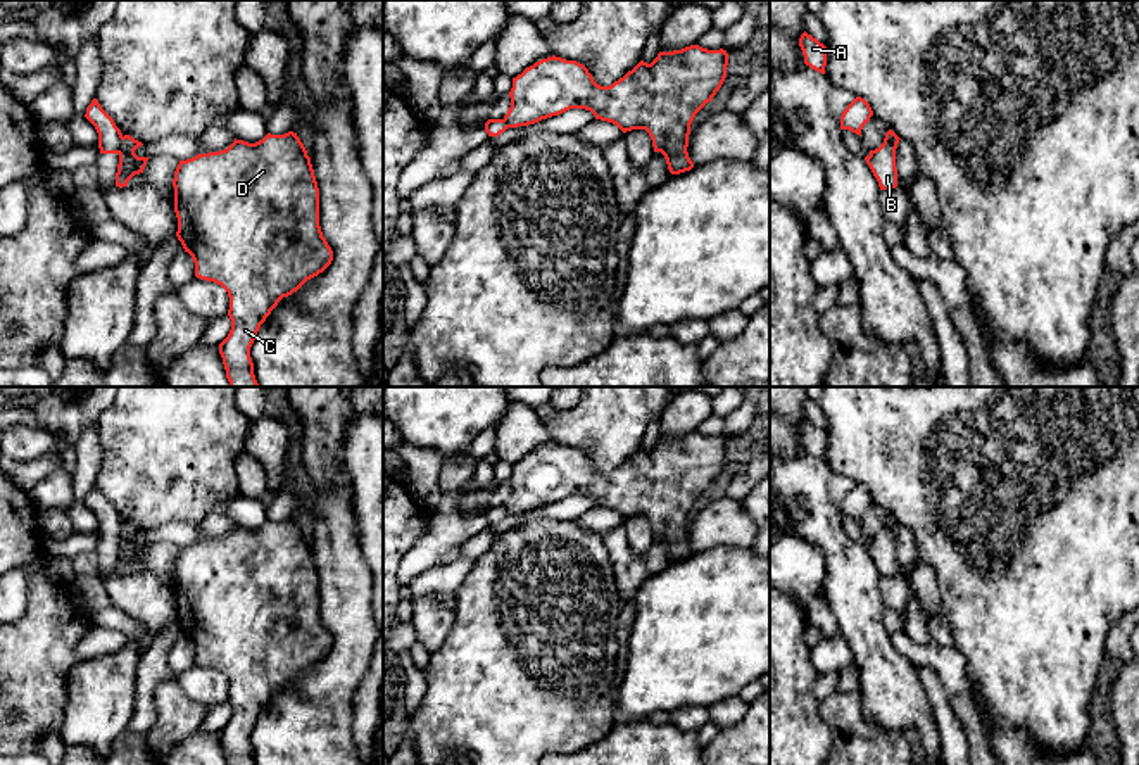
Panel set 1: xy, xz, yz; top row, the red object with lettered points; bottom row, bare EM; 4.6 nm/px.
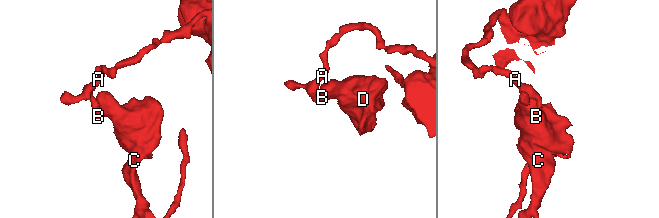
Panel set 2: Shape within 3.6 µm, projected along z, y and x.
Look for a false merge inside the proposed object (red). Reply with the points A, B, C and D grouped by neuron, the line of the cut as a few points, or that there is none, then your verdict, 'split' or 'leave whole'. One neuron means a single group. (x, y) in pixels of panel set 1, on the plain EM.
A / B C D; cut in xy along (123, 524), (118, 539); split

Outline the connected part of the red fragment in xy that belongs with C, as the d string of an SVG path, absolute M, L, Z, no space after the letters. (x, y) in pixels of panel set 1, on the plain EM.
M293 518L267 520L255 530L235 525L224 537L179 547L173 573L178 604L176 623L195 649L195 663L221 672L230 684L231 717L219 730L226 765L255 765L250 734L261 711L283 684L297 679L333 648L333 637L319 613L319 575L311 544Z

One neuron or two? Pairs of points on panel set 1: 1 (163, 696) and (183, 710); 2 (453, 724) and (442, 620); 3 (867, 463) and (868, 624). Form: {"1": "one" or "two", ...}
{"1": "one", "2": "two", "3": "two"}

